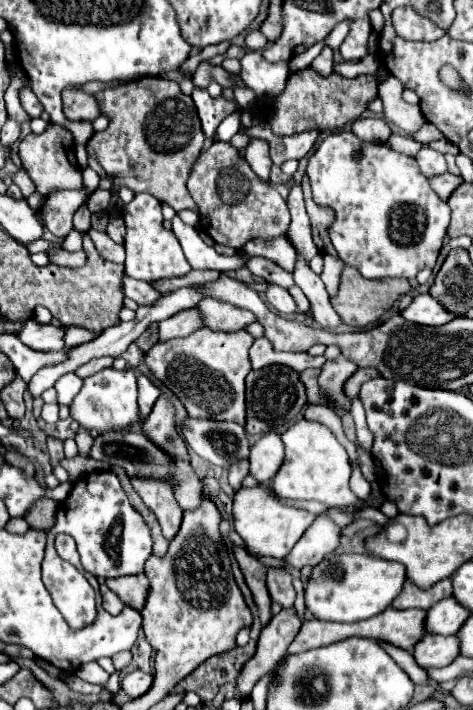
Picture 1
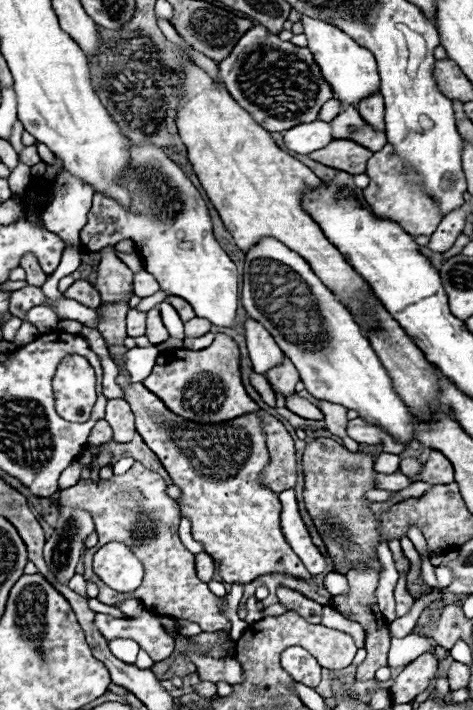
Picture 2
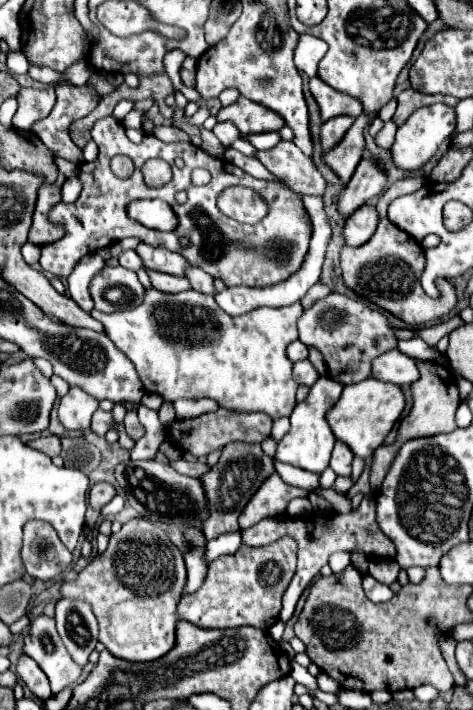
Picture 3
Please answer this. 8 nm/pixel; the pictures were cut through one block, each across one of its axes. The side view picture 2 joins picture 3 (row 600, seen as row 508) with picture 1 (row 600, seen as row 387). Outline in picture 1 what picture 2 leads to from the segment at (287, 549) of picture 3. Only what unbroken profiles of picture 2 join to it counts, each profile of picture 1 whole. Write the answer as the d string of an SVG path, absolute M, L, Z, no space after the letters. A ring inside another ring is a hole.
M144 574L112 578L112 580L106 580L106 586L108 586L124 604L130 604L130 606L142 610L144 600L146 600L146 594L148 594L148 580L146 580Z

